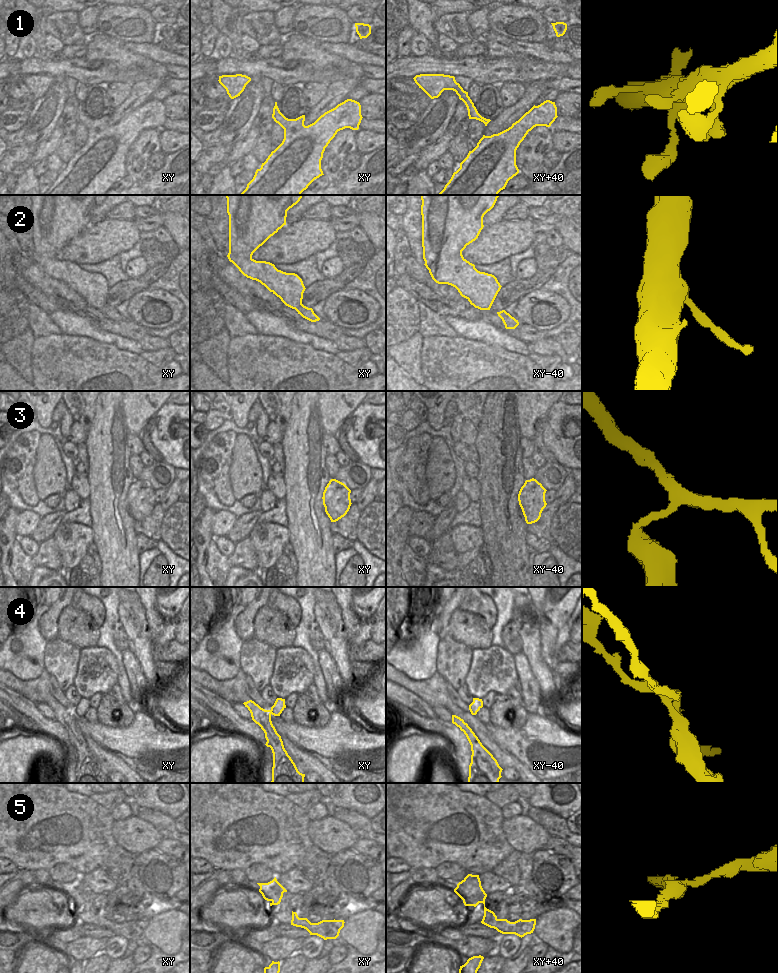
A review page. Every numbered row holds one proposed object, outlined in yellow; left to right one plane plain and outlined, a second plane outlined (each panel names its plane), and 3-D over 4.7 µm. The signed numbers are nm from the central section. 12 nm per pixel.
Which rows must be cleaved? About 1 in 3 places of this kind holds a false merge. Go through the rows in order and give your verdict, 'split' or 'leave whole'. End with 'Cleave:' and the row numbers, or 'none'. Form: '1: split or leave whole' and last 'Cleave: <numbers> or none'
1: leave whole
2: leave whole
3: leave whole
4: split
5: split
Cleave: 4, 5

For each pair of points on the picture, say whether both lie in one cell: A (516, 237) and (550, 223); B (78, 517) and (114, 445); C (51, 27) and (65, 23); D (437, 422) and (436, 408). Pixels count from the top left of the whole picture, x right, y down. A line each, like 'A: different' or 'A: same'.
A: different
B: different
C: same
D: same

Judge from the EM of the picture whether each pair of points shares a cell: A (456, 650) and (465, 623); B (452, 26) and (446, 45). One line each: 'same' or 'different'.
A: different
B: different

